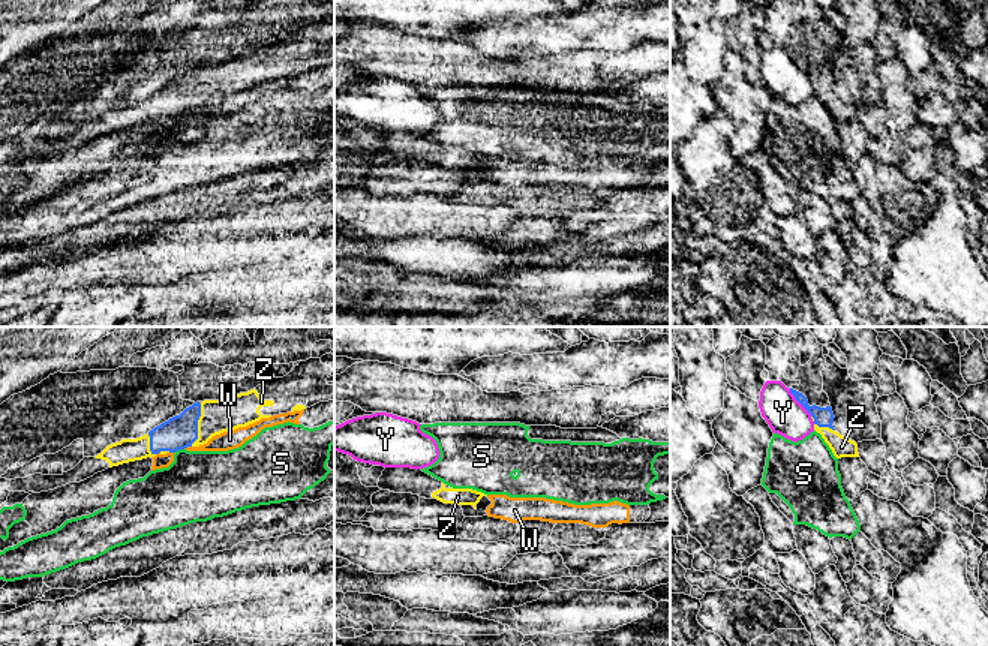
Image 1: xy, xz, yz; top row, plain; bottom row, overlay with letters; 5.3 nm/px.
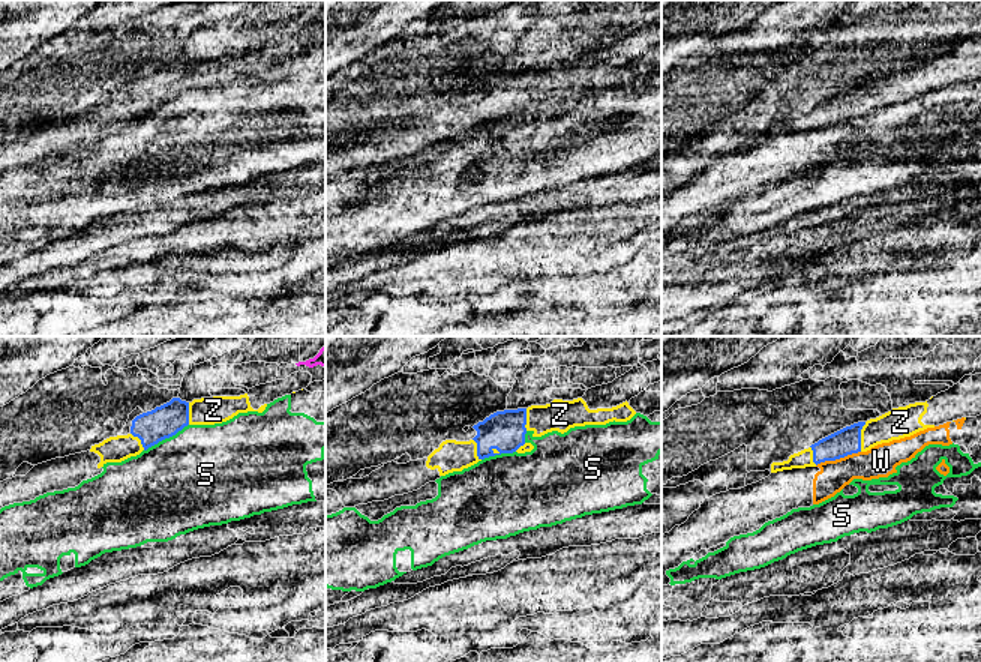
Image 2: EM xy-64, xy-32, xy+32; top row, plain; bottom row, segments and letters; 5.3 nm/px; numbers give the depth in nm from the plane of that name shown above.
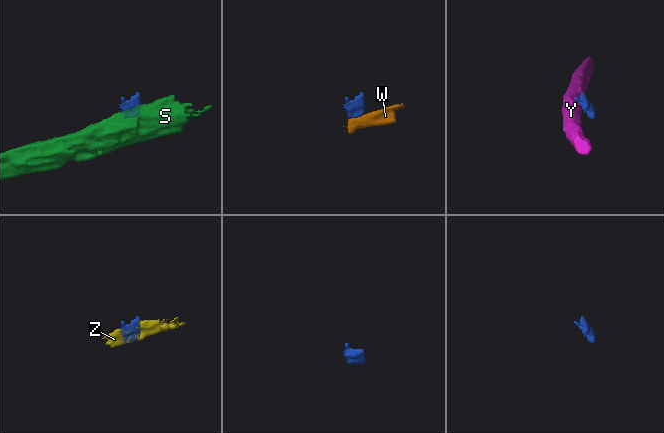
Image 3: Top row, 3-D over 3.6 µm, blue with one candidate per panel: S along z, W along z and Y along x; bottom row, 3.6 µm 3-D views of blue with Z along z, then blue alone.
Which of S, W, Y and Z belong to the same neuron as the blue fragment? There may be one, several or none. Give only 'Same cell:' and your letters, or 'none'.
Same cell: Z

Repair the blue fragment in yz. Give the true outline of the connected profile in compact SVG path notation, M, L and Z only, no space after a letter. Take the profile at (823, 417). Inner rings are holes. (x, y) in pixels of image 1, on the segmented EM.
M790 388L790 393L811 414L814 430L822 435L837 459L859 457L858 444L844 438L834 429L832 423L835 417L831 406L810 406L807 397L802 393L793 388Z

